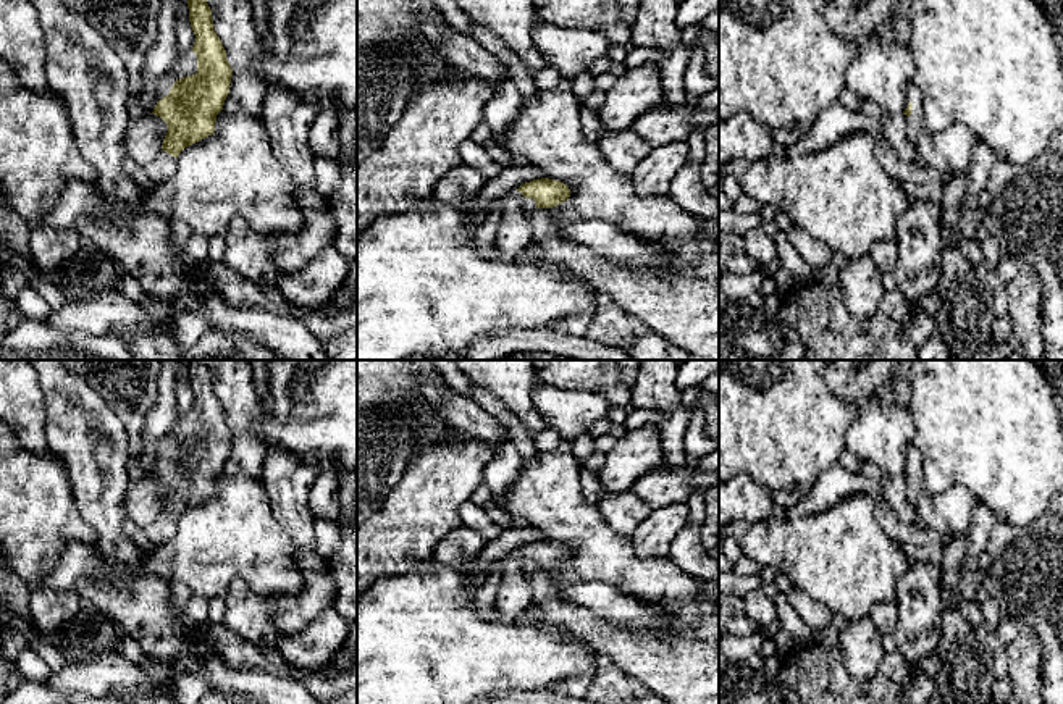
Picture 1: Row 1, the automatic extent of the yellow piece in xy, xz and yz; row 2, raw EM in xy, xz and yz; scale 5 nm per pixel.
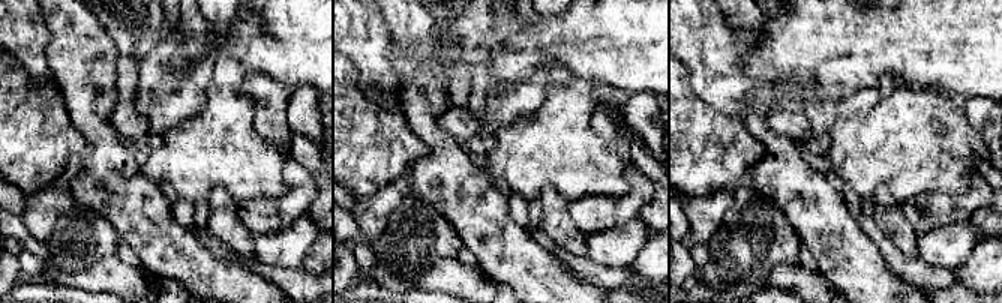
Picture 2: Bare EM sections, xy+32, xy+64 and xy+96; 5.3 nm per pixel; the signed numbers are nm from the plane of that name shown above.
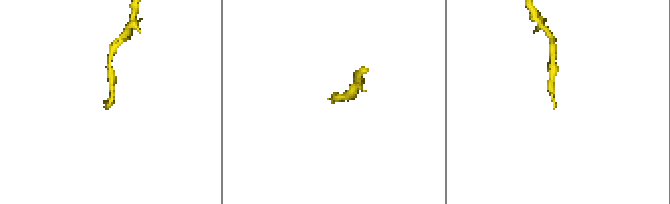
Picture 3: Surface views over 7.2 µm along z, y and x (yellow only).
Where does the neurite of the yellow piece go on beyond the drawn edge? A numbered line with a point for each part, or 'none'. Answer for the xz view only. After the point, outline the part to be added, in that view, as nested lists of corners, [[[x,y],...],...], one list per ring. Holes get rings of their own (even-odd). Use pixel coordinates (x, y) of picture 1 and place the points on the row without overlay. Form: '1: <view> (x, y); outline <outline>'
1: xz (514, 595); outline [[[523,557],[502,564],[494,601],[494,612],[501,620],[517,620],[522,612],[532,609],[532,578],[535,572],[535,562]]]

